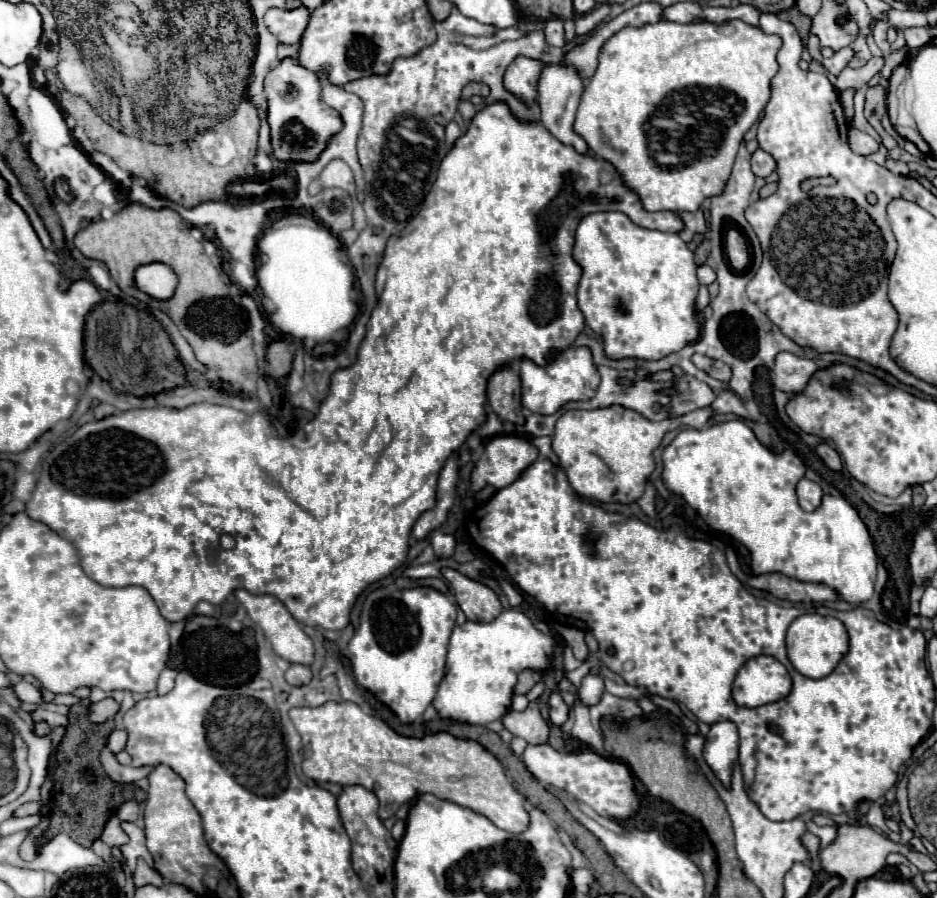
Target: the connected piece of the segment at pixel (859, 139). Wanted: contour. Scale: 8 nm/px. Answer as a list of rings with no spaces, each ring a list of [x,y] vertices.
[[[856,128],[848,130],[848,144],[856,154],[874,154],[880,148],[880,144],[872,136],[868,136],[866,132],[860,132]]]

